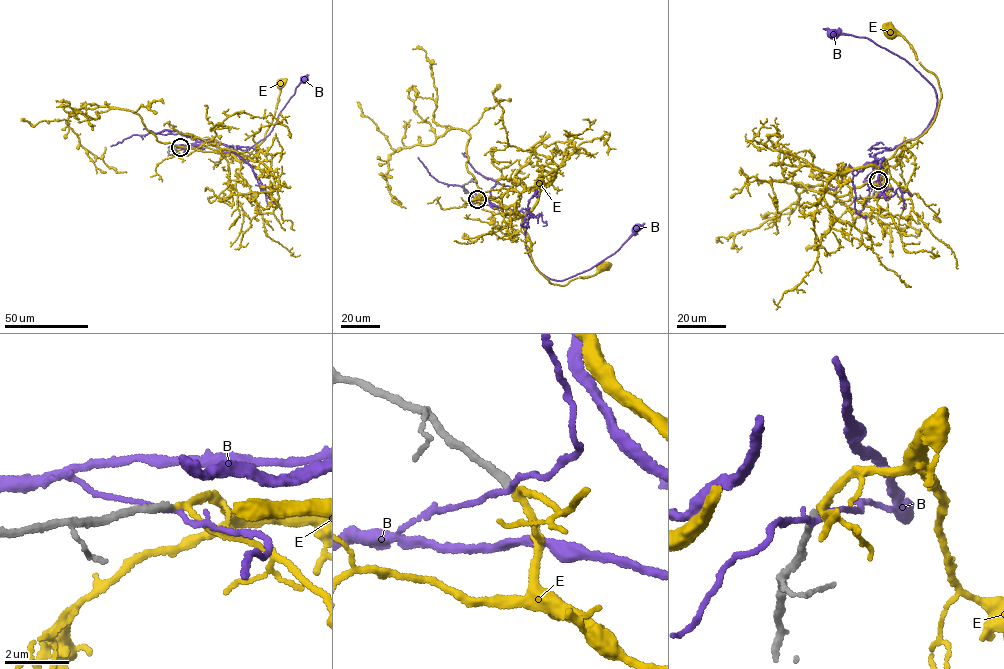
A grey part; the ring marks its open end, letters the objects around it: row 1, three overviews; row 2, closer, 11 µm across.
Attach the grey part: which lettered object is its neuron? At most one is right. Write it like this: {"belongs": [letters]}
{"belongs": ["E"]}

